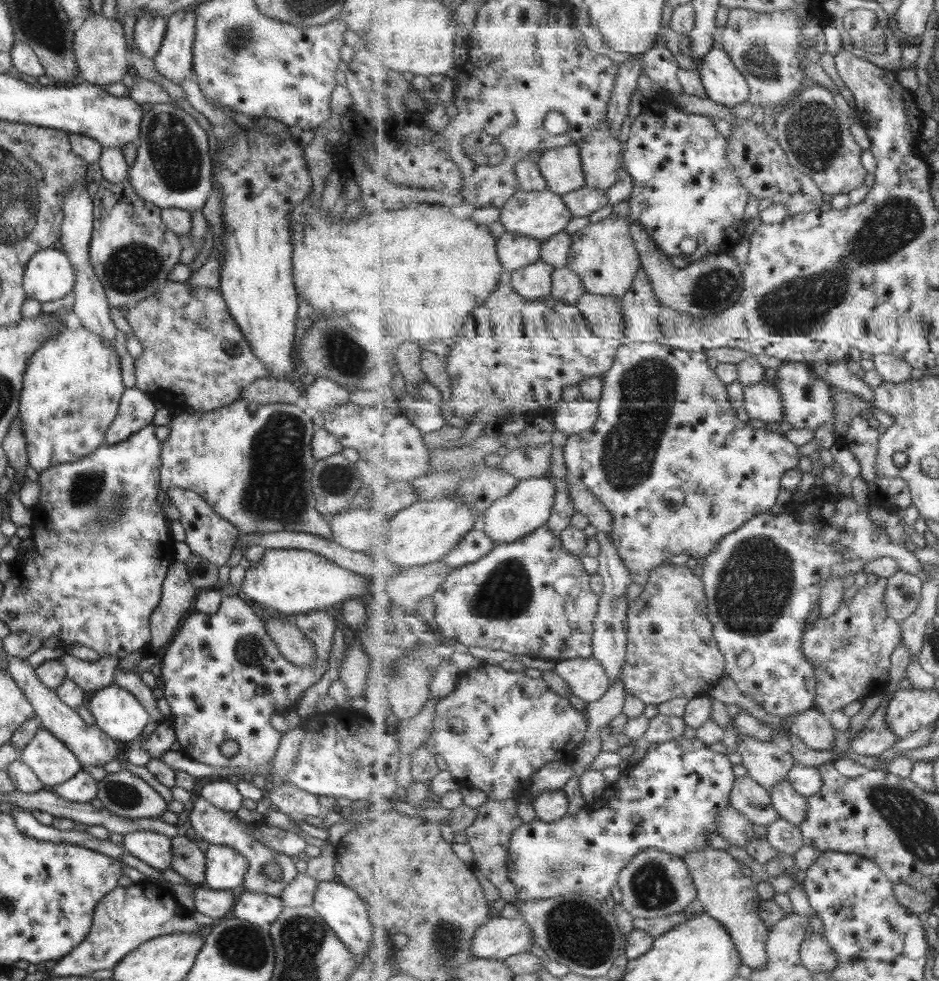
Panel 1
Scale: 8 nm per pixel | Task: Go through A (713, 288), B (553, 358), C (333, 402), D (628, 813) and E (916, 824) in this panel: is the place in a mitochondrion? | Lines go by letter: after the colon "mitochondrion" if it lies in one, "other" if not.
A: mitochondrion
B: other
C: other
D: other
E: mitochondrion

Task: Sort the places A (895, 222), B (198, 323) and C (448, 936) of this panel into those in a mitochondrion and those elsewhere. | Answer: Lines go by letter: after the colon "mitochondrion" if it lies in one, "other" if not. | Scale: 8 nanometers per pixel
A: mitochondrion
B: mitochondrion
C: mitochondrion

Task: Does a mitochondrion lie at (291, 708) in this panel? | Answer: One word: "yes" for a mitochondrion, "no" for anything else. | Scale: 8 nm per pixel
no

